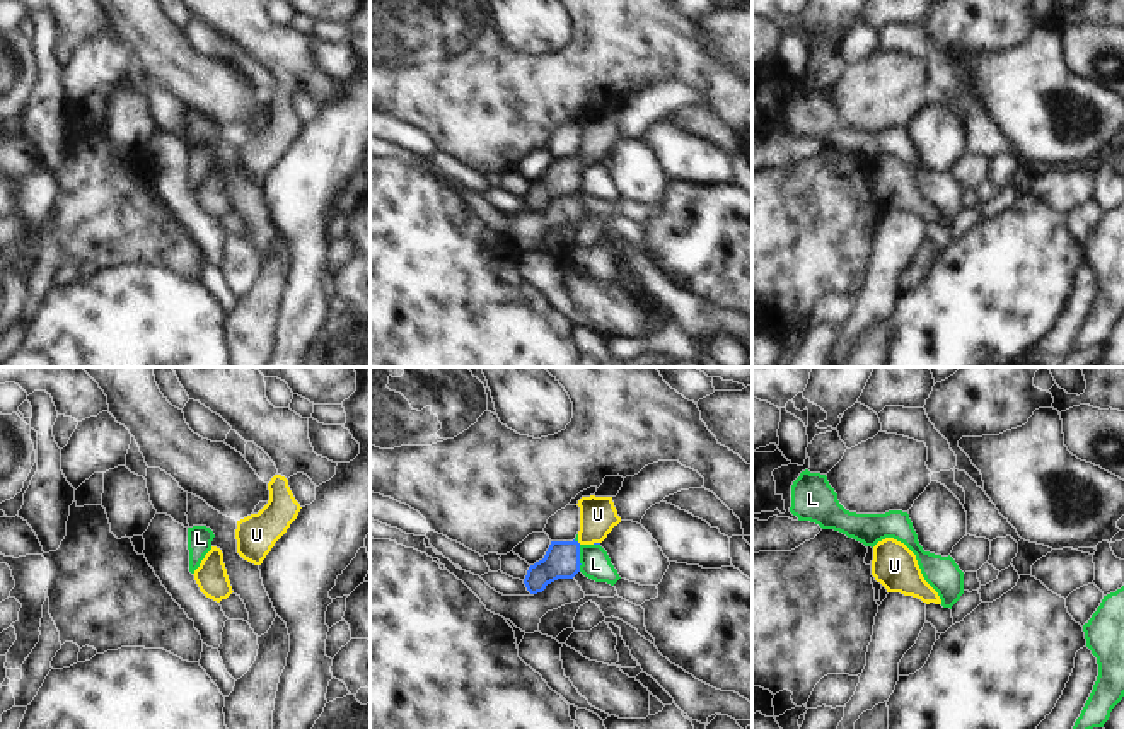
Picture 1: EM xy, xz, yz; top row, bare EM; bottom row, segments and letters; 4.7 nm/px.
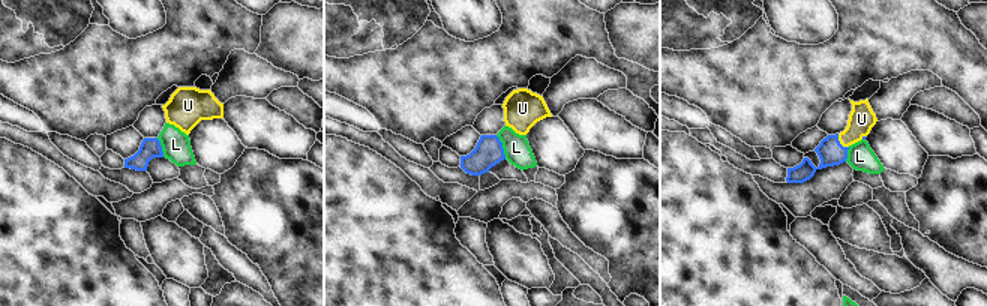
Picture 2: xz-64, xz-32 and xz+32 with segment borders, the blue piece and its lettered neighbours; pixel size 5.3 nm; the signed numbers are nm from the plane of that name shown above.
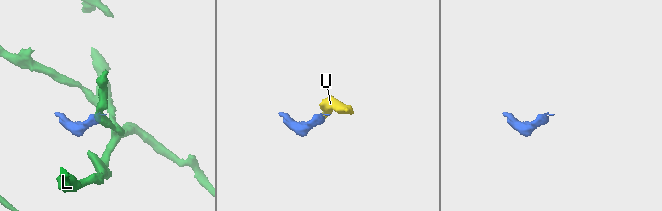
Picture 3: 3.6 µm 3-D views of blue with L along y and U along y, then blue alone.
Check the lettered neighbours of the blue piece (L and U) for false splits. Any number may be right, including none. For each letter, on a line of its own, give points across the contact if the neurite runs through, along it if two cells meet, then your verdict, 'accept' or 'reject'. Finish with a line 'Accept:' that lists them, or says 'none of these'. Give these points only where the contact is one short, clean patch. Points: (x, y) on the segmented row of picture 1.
L: along xz (579, 545), (580, 571) | reject
U: across xz (594, 543), (596, 543), (597, 514) | accept
Accept: U

